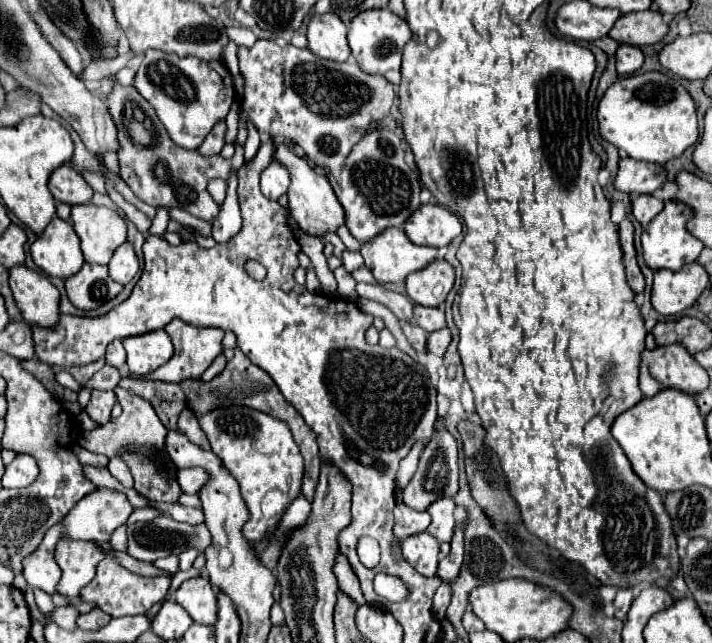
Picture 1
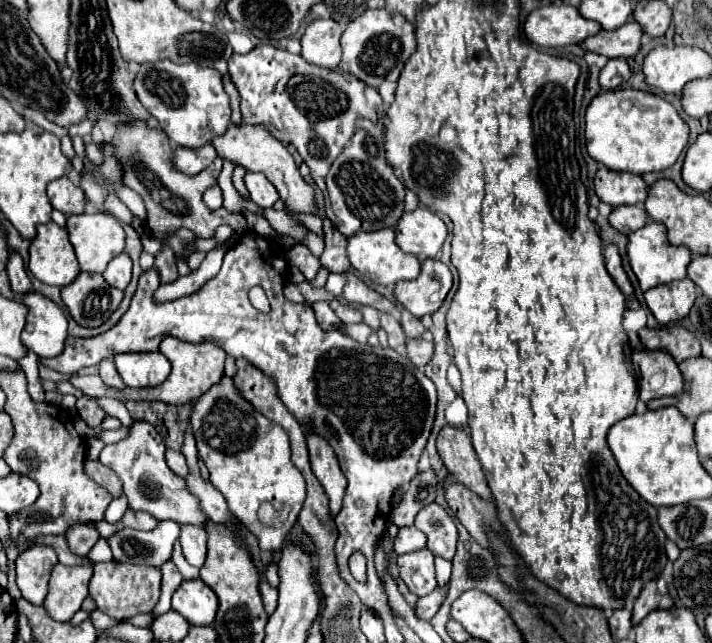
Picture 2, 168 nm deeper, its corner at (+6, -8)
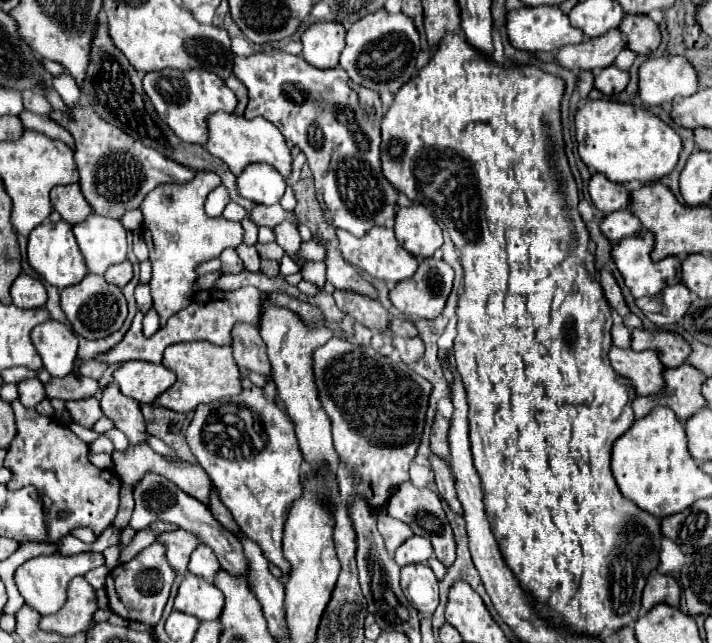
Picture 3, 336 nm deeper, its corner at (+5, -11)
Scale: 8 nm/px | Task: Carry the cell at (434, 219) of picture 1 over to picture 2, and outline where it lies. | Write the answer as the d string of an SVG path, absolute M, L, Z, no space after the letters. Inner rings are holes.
M427 207L405 211L397 223L397 245L419 259L437 257L447 239L447 225Z

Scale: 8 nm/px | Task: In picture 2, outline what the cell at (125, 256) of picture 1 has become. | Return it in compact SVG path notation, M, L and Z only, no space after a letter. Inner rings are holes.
M121 253L115 259L111 259L103 277L109 285L115 285L117 289L125 289L131 281L131 257L127 253Z

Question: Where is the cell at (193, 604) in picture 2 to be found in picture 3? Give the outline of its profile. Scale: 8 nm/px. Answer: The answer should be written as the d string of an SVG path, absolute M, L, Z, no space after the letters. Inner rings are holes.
M188 574L176 594L174 608L196 616L198 620L218 620L224 606L222 592L208 580L196 578L194 574Z

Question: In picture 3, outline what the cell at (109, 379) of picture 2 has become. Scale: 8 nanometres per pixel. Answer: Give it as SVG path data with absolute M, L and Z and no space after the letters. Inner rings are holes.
M114 382L104 386L100 394L102 394L100 406L102 406L104 416L110 418L114 422L114 426L128 436L130 444L144 442L146 430L144 430L144 418L140 412L140 404L128 396L124 396L116 388Z

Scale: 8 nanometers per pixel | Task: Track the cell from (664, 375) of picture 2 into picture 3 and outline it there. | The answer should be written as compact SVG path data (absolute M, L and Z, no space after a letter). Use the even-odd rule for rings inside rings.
M612 346L610 362L614 370L632 380L638 396L650 396L664 390L664 364L654 350L634 352Z

